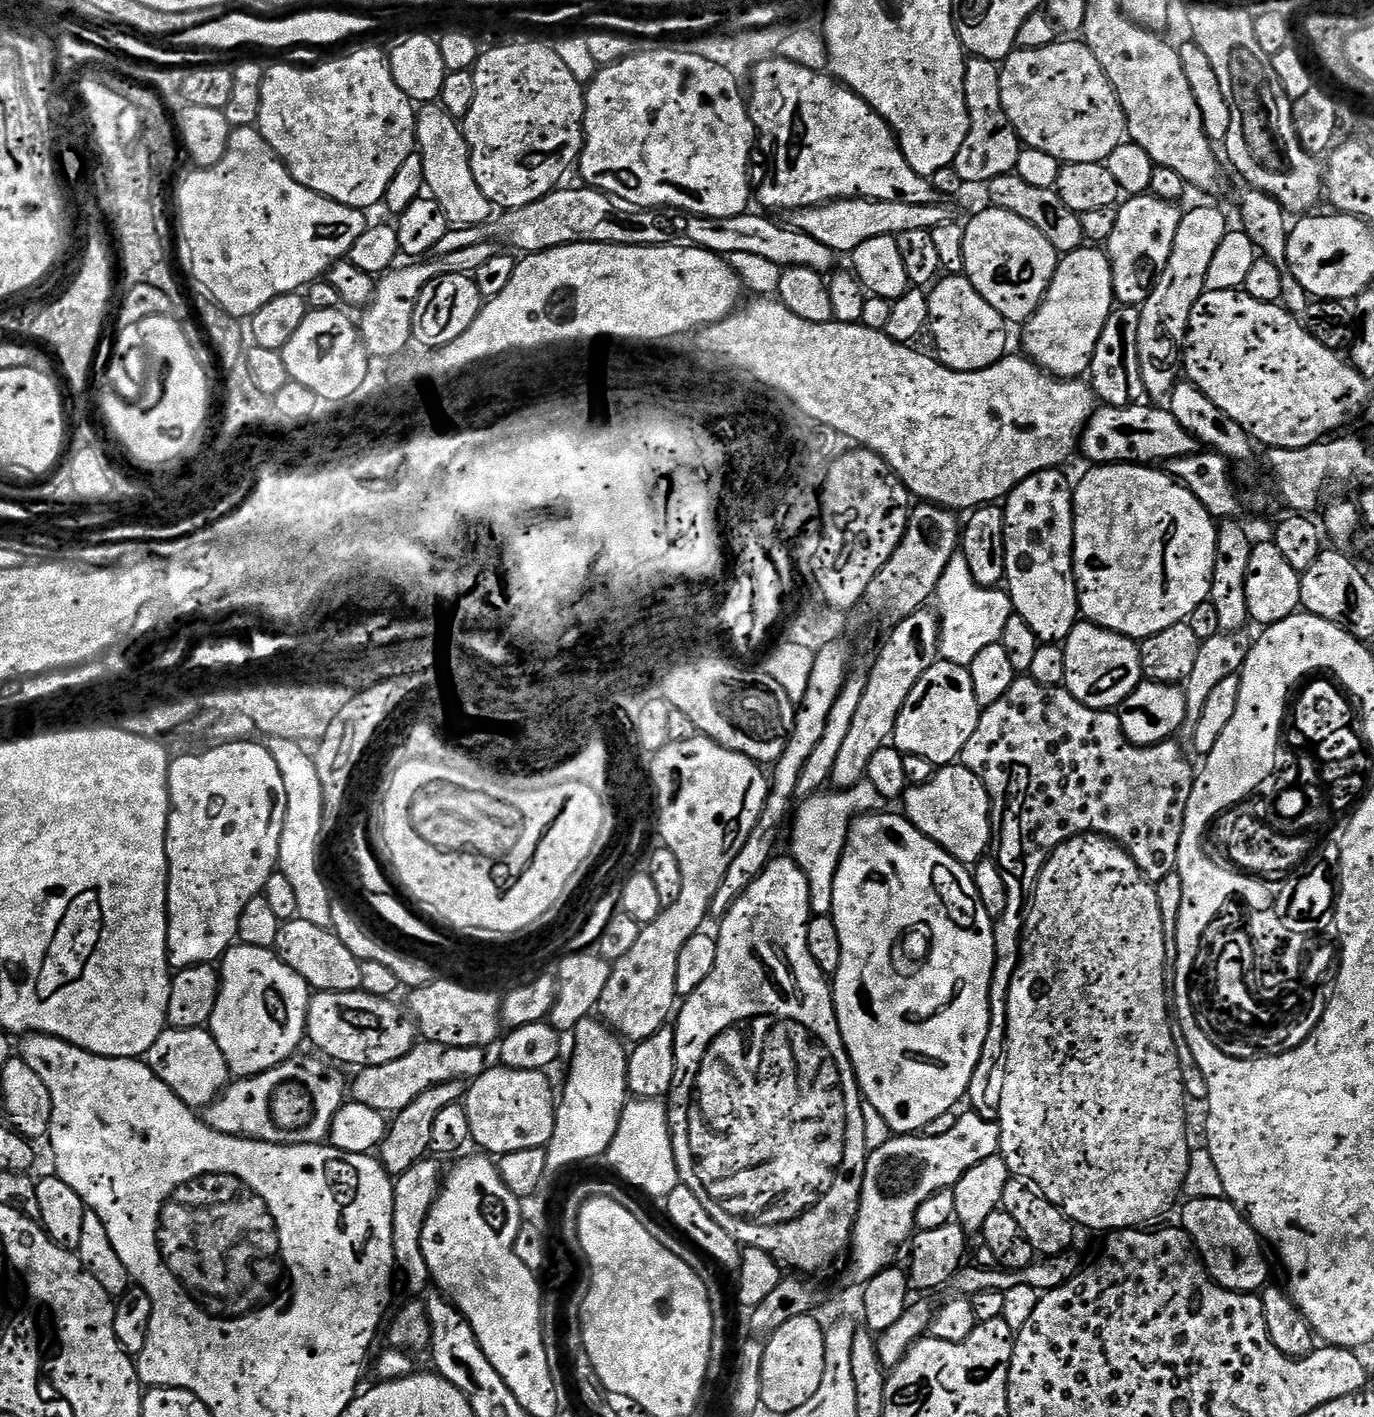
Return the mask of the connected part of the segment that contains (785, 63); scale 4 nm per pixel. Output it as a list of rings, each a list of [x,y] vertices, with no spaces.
[[[769,58],[761,61],[752,69],[750,81],[752,80],[752,96],[747,97],[748,113],[752,119],[752,125],[756,128],[758,137],[758,148],[768,155],[768,160],[772,163],[772,177],[765,182],[760,188],[761,209],[772,210],[768,208],[813,208],[819,204],[827,204],[830,200],[849,200],[855,196],[864,196],[867,200],[881,200],[882,202],[906,202],[907,204],[935,204],[938,200],[938,193],[935,186],[932,185],[931,179],[927,176],[919,176],[906,162],[906,158],[900,149],[900,143],[896,141],[896,134],[891,126],[864,101],[859,94],[847,88],[839,80],[824,72],[815,72],[806,69],[805,66],[796,65],[792,61],[781,58]]]

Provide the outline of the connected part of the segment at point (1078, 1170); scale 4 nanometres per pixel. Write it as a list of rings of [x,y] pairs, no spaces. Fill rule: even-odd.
[[[1086,832],[1082,836],[1072,836],[1064,843],[1057,846],[1050,853],[1048,860],[1044,863],[1044,869],[1040,871],[1040,877],[1036,879],[1036,891],[1032,893],[1032,907],[1028,910],[1028,916],[1024,919],[1024,935],[1018,945],[1020,950],[1020,964],[1016,967],[1014,978],[1010,982],[1008,991],[1008,1005],[1006,1006],[1006,1040],[1004,1041],[1004,1055],[1002,1057],[1002,1090],[1000,1091],[1000,1151],[998,1153],[1006,1162],[1009,1173],[1017,1180],[1027,1180],[1033,1184],[1047,1200],[1054,1202],[1072,1221],[1073,1225],[1081,1229],[1089,1228],[1092,1232],[1104,1232],[1111,1234],[1119,1232],[1125,1228],[1143,1229],[1151,1220],[1156,1220],[1172,1203],[1176,1200],[1176,1195],[1181,1195],[1188,1169],[1188,1154],[1190,1143],[1188,1144],[1188,1124],[1184,1121],[1184,1100],[1185,1093],[1182,1091],[1184,1083],[1182,1082],[1182,1066],[1178,1062],[1178,1050],[1174,1050],[1174,1034],[1170,1034],[1170,1026],[1174,1023],[1170,1015],[1170,969],[1166,966],[1166,938],[1162,935],[1160,919],[1162,918],[1162,909],[1156,905],[1158,894],[1156,885],[1145,878],[1140,873],[1140,868],[1134,862],[1134,858],[1125,850],[1121,844],[1108,837],[1099,835],[1094,832]]]

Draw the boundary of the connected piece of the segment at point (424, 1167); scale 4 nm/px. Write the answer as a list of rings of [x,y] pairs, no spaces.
[[[436,1158],[420,1160],[410,1170],[395,1177],[394,1190],[394,1262],[396,1271],[402,1277],[404,1284],[416,1298],[423,1297],[429,1291],[432,1275],[426,1266],[426,1258],[422,1258],[422,1230],[426,1226],[426,1218],[434,1206],[436,1197],[442,1187],[441,1161]]]

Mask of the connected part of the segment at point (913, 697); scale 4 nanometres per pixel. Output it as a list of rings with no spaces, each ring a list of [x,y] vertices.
[[[937,659],[930,670],[918,678],[914,690],[910,690],[910,698],[906,698],[896,719],[891,743],[905,756],[926,758],[937,766],[951,766],[963,757],[970,734],[978,730],[981,711],[967,667]]]

